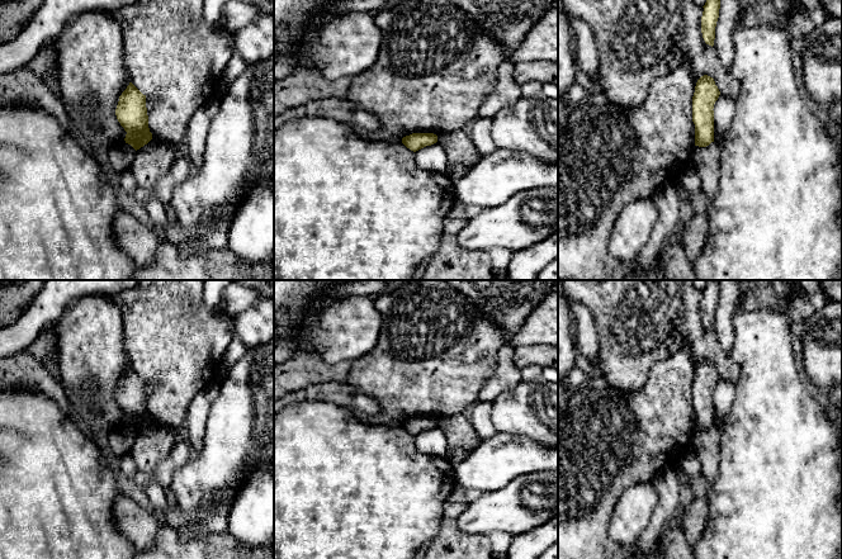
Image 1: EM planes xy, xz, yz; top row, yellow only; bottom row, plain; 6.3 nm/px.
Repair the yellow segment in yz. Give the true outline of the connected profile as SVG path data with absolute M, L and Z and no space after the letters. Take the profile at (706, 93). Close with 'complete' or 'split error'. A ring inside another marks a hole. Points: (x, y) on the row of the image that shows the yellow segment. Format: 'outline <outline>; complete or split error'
outline M701 76L692 96L692 122L695 124L695 146L706 147L714 142L714 104L720 91L713 77Z; complete

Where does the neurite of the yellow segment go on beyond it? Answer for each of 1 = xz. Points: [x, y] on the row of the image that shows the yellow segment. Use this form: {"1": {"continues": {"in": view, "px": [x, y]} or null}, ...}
{"1": {"continues": null}}

